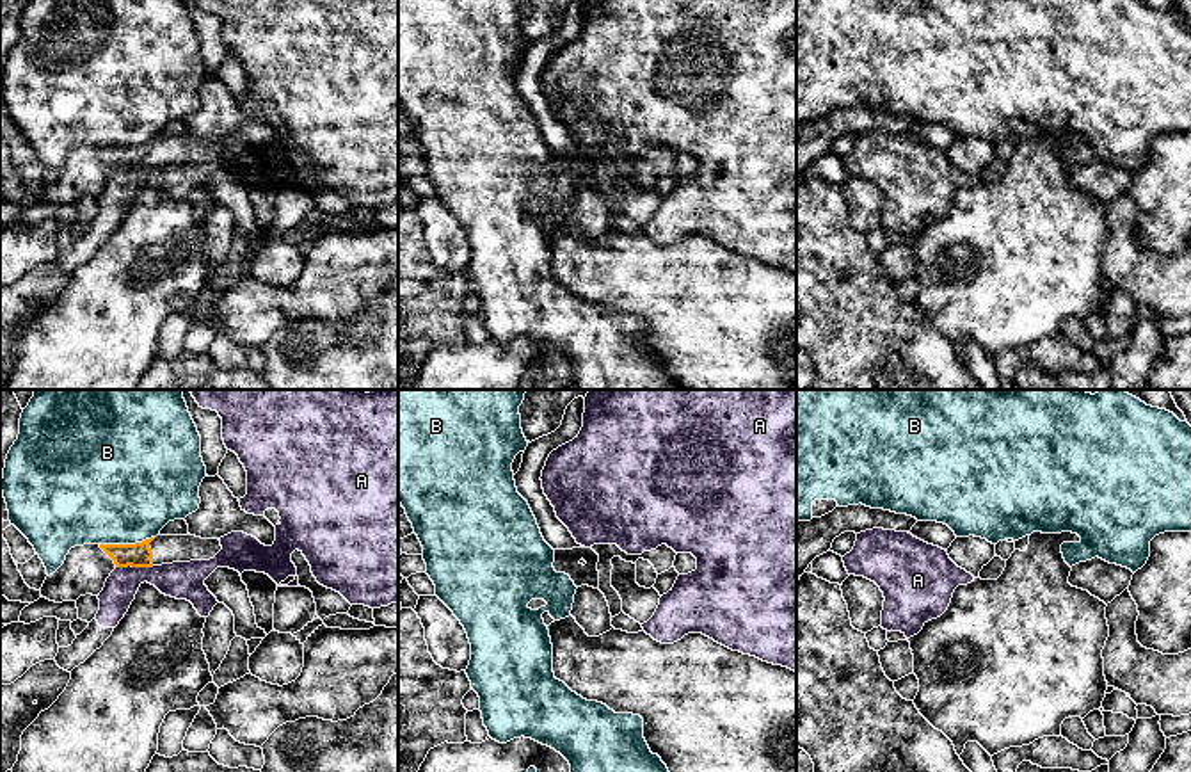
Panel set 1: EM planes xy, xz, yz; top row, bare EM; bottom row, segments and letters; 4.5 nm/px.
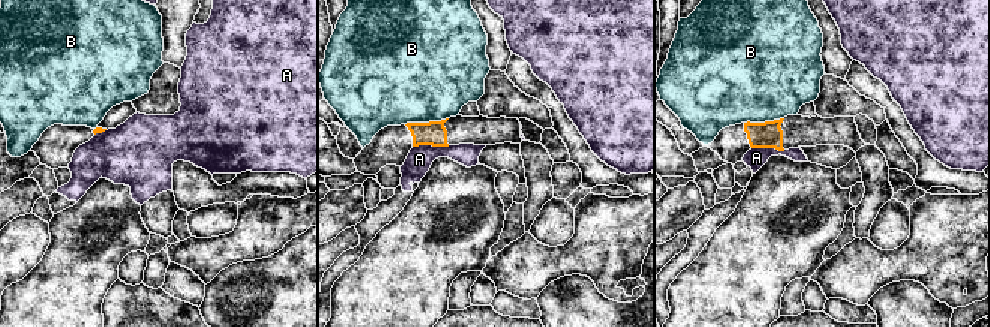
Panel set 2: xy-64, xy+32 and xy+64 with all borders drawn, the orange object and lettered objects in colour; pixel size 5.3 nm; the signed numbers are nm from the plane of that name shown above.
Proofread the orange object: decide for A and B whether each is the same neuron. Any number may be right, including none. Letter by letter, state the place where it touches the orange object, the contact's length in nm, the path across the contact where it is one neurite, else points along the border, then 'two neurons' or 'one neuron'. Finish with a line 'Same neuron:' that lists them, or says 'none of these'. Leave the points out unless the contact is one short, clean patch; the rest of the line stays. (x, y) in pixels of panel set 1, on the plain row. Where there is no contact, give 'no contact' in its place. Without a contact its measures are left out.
A: meets orange in xy at (134, 168); contact 180 nm long; border along xy (153, 168), (116, 169); two neurons
B: meets orange in xy at (127, 146); contact 260 nm long; two neurons
Same neuron: none of these

